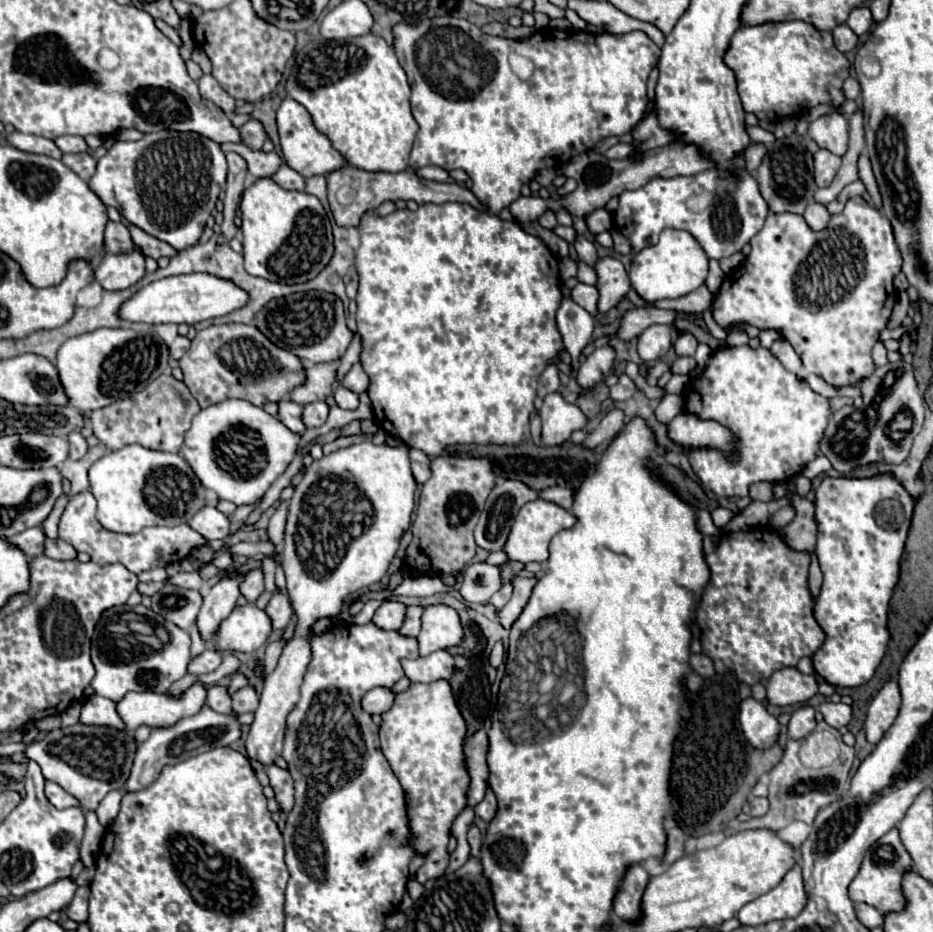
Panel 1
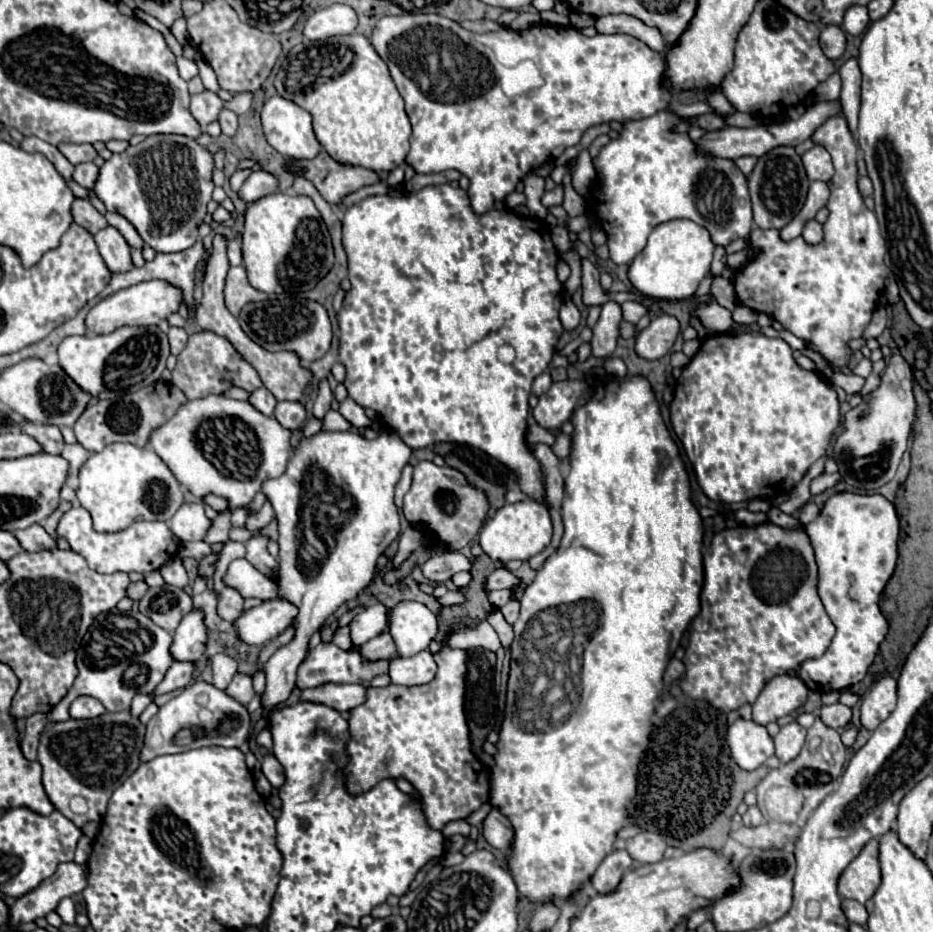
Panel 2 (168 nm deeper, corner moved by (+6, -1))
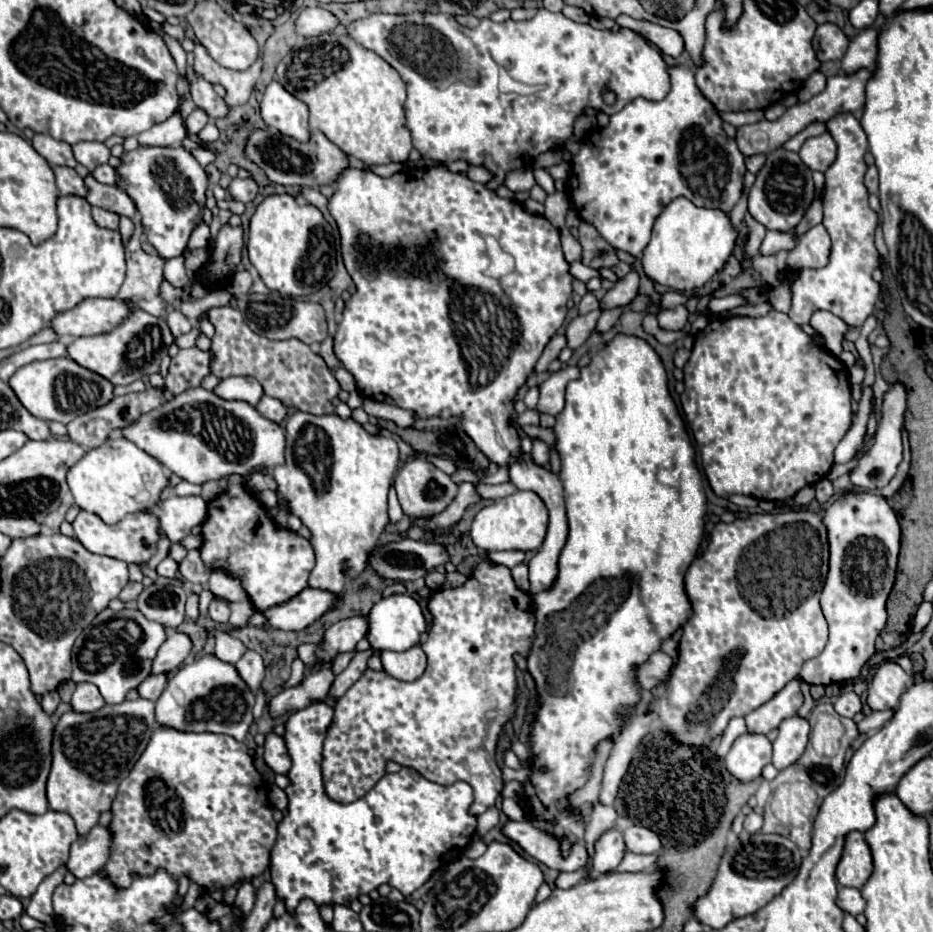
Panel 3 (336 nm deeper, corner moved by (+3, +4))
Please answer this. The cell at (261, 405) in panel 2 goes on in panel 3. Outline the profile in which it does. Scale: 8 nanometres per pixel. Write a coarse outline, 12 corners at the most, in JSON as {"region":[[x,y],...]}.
{"region":[[257,378],[221,380],[215,394],[257,406],[263,386]]}

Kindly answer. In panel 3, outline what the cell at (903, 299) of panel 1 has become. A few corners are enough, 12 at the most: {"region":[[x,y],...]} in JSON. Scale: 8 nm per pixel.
{"region":[[857,359],[848,369],[852,385],[860,384],[865,377],[865,364]]}

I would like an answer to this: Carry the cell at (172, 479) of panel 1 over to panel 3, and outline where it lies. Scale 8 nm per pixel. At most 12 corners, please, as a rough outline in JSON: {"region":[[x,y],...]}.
{"region":[[119,434],[69,468],[75,504],[117,524],[155,506],[163,464]]}

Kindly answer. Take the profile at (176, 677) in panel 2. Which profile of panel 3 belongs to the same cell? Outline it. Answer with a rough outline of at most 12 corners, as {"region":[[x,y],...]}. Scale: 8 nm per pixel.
{"region":[[151,674],[137,692],[157,700],[167,686],[167,674]]}

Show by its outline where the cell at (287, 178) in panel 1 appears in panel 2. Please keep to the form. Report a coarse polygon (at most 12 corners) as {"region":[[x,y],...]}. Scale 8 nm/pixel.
{"region":[[254,171],[238,197],[250,205],[278,191],[278,181],[266,171]]}

